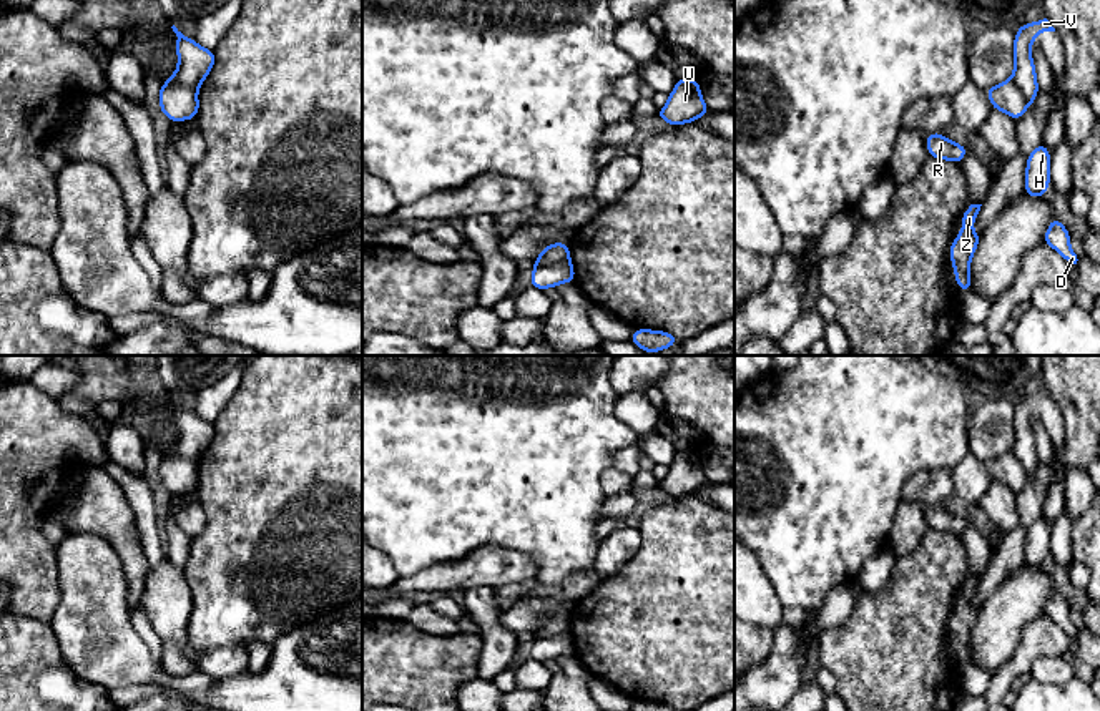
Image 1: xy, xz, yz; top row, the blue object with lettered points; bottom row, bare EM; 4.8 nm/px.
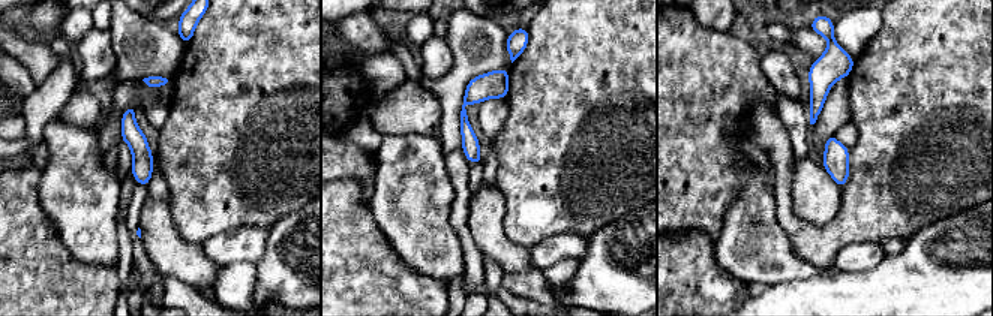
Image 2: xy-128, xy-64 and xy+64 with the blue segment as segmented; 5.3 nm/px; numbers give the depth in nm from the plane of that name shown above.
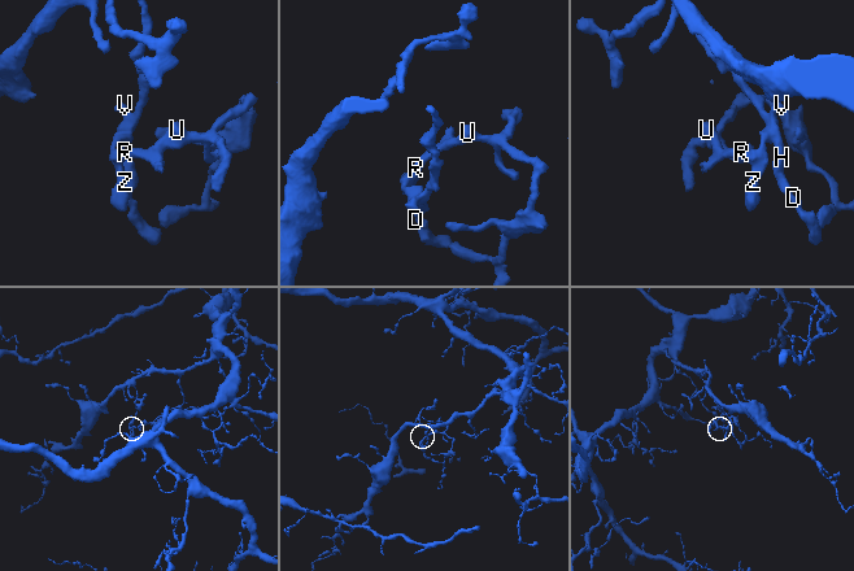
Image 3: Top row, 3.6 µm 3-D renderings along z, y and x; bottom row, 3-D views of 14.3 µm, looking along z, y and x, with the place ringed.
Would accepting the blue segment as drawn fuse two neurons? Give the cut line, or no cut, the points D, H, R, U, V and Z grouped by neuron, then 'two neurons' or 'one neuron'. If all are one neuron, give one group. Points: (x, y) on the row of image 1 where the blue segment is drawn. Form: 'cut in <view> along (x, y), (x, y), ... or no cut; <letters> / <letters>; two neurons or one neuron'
cut in xy along (163, 83), (181, 83), (196, 90); D H V / R U Z; two neurons

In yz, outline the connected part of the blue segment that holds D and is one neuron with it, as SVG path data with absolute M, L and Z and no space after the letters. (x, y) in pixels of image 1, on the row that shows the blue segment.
M1057 216L1050 221L1044 243L1053 248L1068 264L1080 267L1082 259L1070 249L1070 233Z

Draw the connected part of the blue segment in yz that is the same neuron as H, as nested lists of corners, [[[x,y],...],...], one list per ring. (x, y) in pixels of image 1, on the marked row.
[[[1044,143],[1027,156],[1025,194],[1045,199],[1045,189],[1050,186],[1050,156]]]

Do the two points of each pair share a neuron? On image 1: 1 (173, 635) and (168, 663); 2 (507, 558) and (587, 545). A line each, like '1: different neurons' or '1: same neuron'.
1: different neurons
2: different neurons

